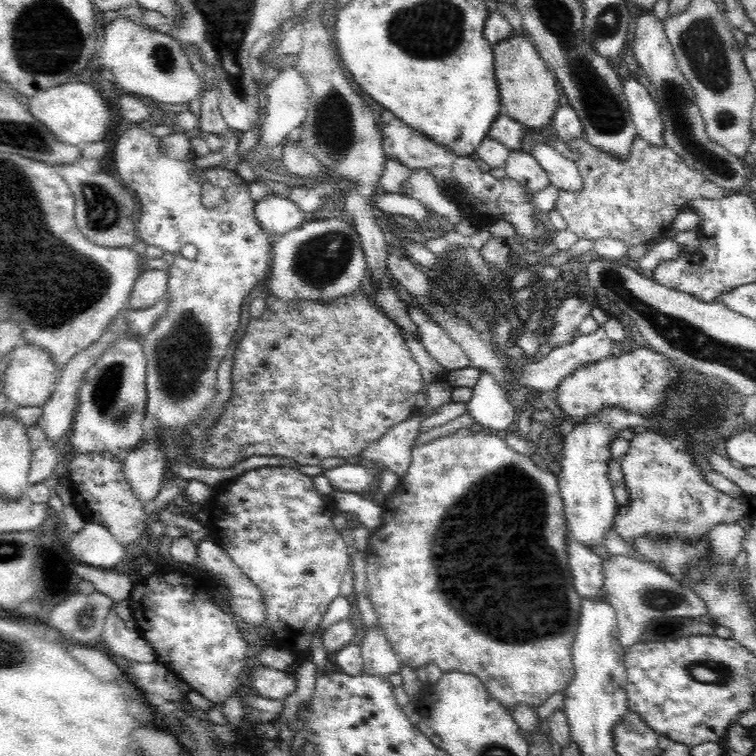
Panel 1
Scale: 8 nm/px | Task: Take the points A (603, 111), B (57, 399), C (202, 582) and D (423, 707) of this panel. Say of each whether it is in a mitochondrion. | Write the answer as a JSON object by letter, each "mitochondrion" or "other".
{"A":"mitochondrion","B":"other","C":"other","D":"other"}

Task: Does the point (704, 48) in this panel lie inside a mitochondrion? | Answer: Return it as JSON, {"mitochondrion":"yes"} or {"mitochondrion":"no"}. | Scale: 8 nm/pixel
{"mitochondrion":"yes"}

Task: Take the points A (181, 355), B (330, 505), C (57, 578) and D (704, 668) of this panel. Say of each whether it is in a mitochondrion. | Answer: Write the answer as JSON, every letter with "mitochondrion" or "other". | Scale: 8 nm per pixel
{"A":"mitochondrion","B":"other","C":"other","D":"mitochondrion"}

